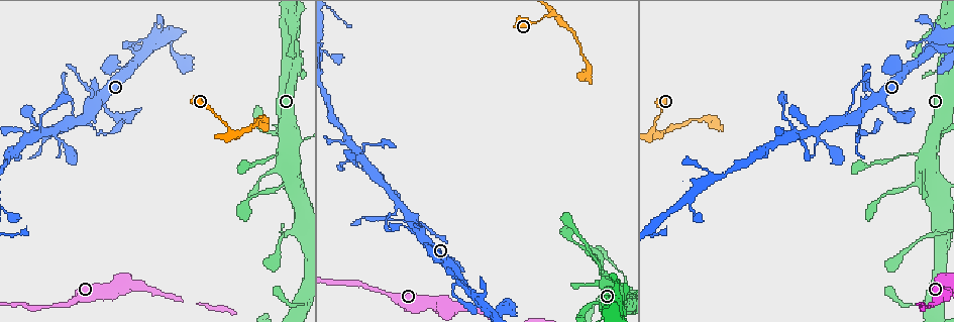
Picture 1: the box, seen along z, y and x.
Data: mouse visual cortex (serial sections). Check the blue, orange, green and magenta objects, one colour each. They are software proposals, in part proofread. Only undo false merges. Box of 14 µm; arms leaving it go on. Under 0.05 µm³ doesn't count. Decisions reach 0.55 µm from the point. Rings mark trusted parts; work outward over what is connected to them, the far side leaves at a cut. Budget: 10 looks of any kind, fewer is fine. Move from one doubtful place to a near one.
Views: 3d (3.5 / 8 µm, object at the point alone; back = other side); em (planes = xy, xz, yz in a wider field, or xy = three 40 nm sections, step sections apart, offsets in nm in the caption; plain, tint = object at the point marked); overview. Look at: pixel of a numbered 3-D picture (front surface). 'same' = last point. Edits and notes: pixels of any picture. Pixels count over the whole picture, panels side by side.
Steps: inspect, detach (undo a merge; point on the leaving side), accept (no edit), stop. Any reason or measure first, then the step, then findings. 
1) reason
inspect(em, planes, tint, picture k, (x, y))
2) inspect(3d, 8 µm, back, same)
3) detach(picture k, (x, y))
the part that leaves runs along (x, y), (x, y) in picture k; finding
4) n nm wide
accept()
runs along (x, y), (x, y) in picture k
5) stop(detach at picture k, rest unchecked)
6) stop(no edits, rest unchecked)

side arm on a straight run
inspect(em, planes, tint, picture 1, (656, 137))

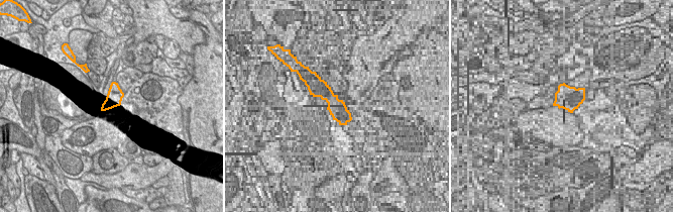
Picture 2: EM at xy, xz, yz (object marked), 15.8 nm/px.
inspect(3d, 3.5 µm, same)

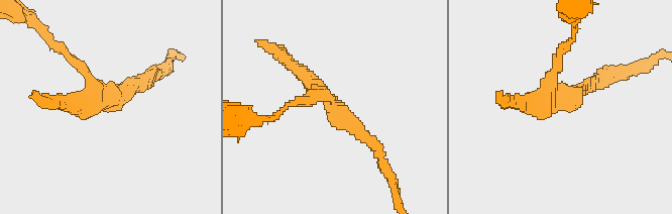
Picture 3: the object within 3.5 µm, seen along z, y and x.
accept()
runs along (288, 105), (322, 93), (371, 141) in picture 3; continuous, no second cell

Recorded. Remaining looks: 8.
narrows sharply
inspect(3d, 8 µm, picture 1, (36, 134))

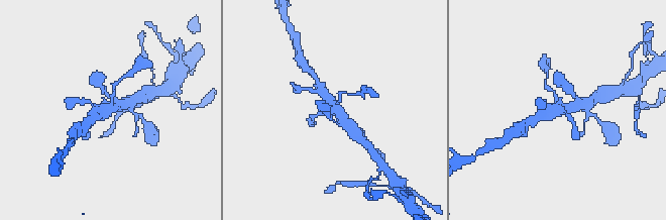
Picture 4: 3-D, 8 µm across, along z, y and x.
now the EM
inspect(em, xy, step 2, tint, picture 4, (107, 110))

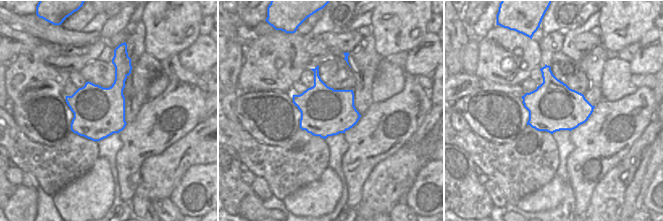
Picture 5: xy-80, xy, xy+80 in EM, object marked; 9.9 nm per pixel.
accept()
runs along (350, 128), (330, 104), (320, 84) in picture 4; one cell here

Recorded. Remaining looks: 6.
inspect(3d, 8 µm, picture 1, (861, 134))

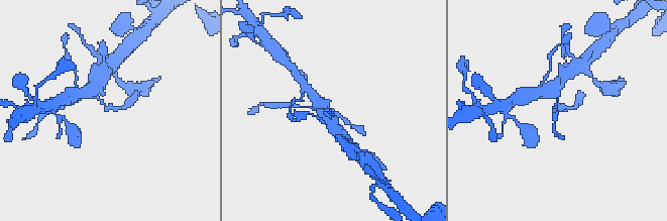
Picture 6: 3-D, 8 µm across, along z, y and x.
zoom in
inspect(3d, 3.5 µm, picture 6, (108, 109))

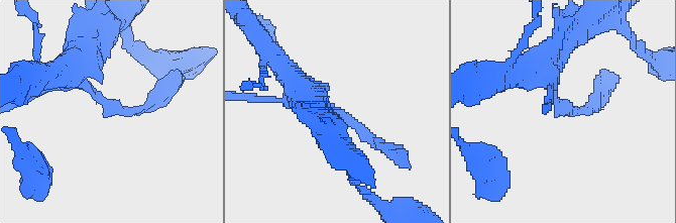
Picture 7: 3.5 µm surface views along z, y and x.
inspect(em, xy, step 1, tint, picture 7, (560, 105))

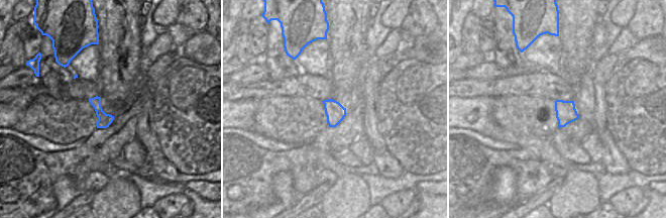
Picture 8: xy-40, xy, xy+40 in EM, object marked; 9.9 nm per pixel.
accept()
runs along (310, 100), (387, 148) in picture 7; continuous, no second cell

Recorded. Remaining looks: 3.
narrows sharply
inspect(em, planes, tint, picture 1, (278, 132))

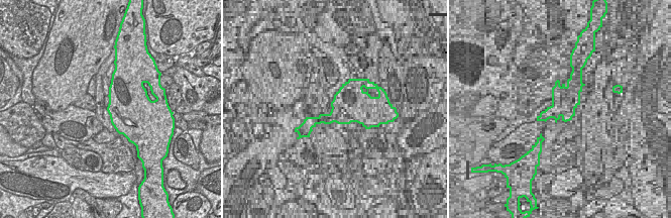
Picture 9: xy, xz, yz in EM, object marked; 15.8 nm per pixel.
see where the arms go
inspect(3d, 3.5 µm, same)

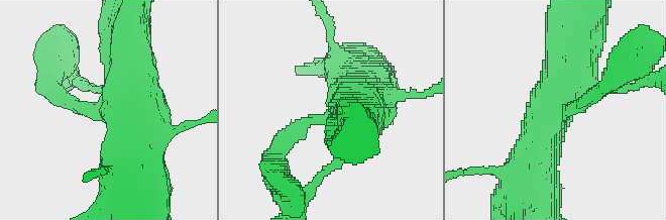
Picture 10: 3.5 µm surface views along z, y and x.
accept()
runs along (569, 42), (571, 77), (533, 163) in picture 10; continuous, no second cell

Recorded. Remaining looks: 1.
stop(no edits, rest unchecked)

